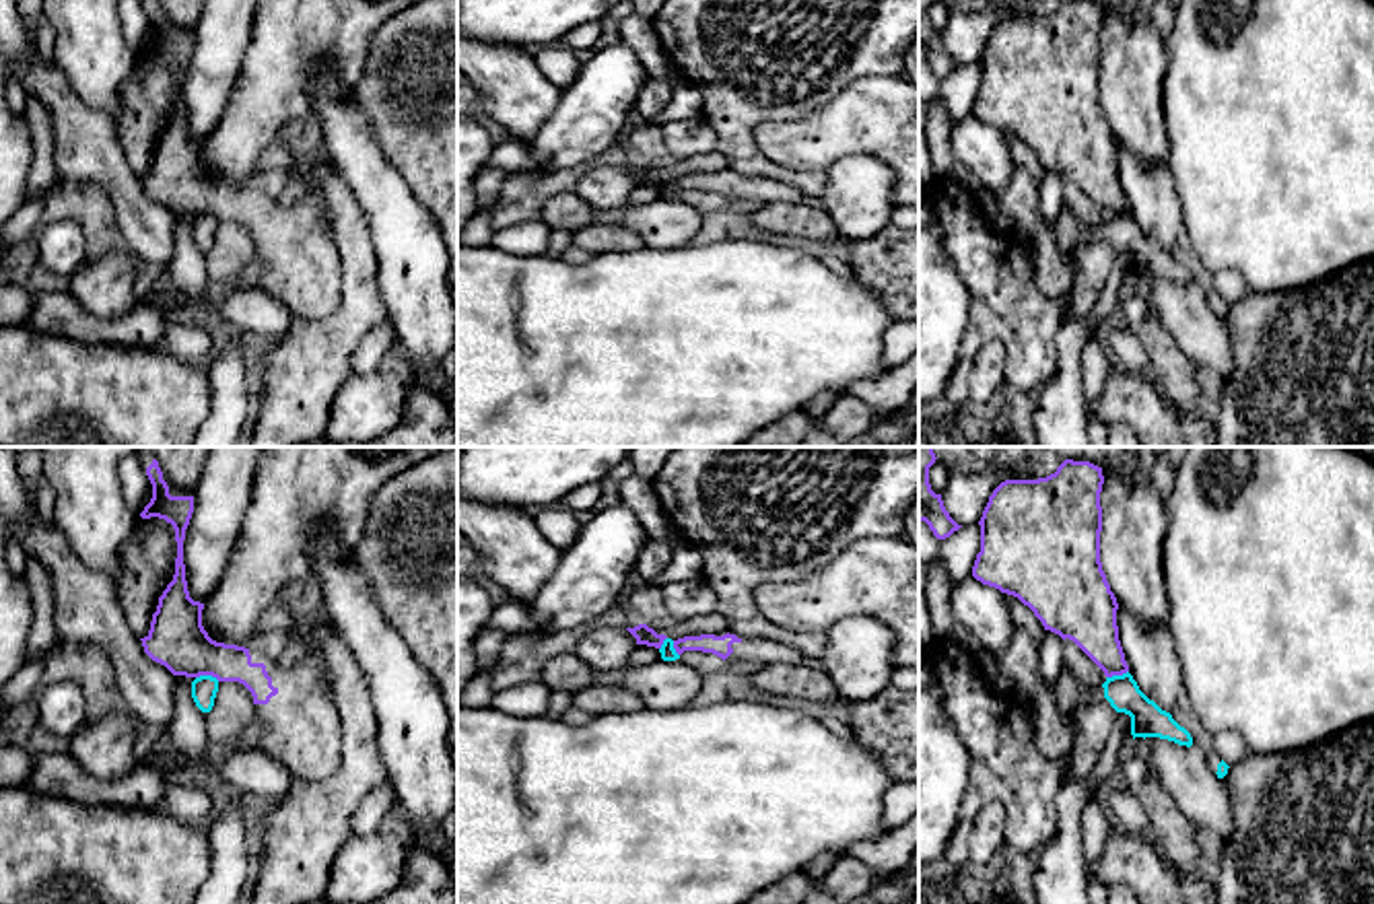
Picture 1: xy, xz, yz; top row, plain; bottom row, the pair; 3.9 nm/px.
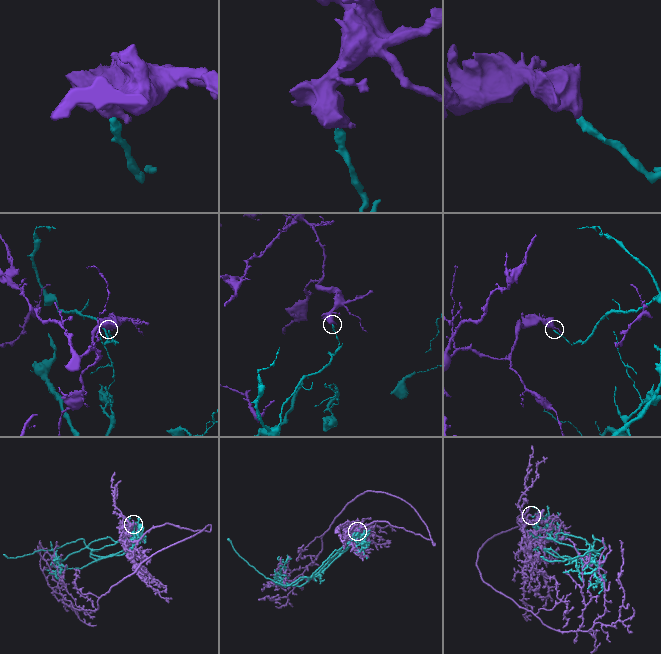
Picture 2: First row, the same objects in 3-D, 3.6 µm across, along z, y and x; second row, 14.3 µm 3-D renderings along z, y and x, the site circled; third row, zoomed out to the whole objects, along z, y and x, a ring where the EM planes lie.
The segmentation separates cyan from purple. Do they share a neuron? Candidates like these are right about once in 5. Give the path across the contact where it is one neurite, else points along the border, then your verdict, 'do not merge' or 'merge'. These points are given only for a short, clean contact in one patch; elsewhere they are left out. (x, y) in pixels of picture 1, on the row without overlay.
border along xy (196, 215), (215, 215), (219, 219); do not merge

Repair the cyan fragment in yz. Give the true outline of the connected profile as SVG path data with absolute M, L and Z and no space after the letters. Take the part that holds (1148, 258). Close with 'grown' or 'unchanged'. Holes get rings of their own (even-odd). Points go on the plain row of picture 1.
M1127 210L1123 214L1106 216L1102 222L1104 237L1117 251L1131 255L1131 274L1135 276L1160 276L1178 284L1193 284L1191 272L1180 266L1170 251L1162 249L1149 239Z | unchanged

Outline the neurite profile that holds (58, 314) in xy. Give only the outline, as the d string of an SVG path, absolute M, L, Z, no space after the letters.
M56 290L33 294L33 311L25 325L84 344L159 348L171 319L173 315L150 297L134 301L132 309L117 319L99 319L68 290Z

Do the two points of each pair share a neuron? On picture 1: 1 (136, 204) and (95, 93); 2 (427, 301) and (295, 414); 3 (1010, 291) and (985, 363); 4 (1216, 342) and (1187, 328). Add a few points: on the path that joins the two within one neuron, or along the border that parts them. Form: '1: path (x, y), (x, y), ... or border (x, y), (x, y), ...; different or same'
1: border (66, 79), (91, 108), (112, 120); different
2: border (375, 270), (388, 318); different
3: border (989, 340), (995, 340), (1004, 351), (1006, 388); different
4: path (1210, 342), (1193, 328); same

